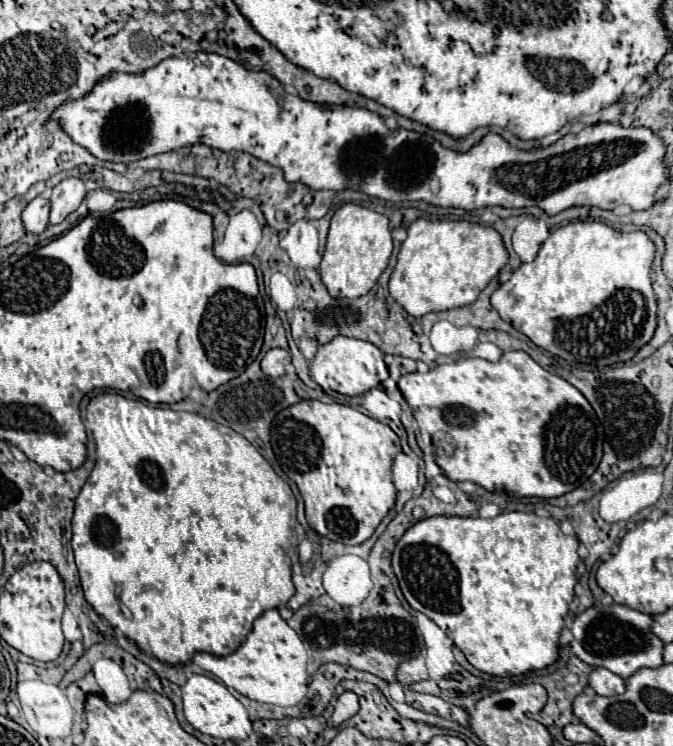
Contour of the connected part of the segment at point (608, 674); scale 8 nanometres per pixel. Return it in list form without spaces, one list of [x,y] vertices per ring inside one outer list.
[[[598,667],[590,673],[590,687],[598,693],[598,695],[616,695],[616,693],[624,693],[626,691],[626,685],[624,685],[624,679],[604,667]]]

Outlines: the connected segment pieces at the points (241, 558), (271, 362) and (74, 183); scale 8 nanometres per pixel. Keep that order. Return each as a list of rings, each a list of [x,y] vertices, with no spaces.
[[[102,393],[90,401],[86,420],[96,444],[96,467],[92,469],[92,475],[76,497],[72,519],[72,549],[76,555],[86,601],[98,611],[98,615],[106,617],[128,639],[136,641],[142,651],[152,653],[164,663],[188,663],[198,651],[208,651],[218,657],[234,653],[250,633],[252,623],[258,615],[288,603],[288,599],[296,593],[292,585],[292,562],[288,555],[288,549],[292,547],[292,523],[296,515],[296,499],[290,485],[272,469],[272,465],[256,451],[256,447],[248,439],[244,439],[240,433],[234,433],[230,427],[218,425],[216,421],[206,419],[198,413],[148,407],[136,399]]]
[[[270,349],[262,357],[262,371],[268,377],[282,377],[286,373],[286,365],[290,363],[290,353],[284,349]]]
[[[78,177],[64,179],[52,189],[52,209],[50,209],[50,225],[62,223],[72,211],[78,209],[82,199],[86,197],[86,185]]]

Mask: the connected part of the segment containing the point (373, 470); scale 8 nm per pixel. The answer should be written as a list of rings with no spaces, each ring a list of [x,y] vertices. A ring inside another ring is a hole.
[[[306,399],[290,405],[272,421],[272,449],[282,471],[298,485],[306,503],[306,519],[310,527],[332,541],[358,545],[372,537],[378,523],[396,503],[396,487],[392,483],[392,461],[402,451],[398,435],[384,423],[340,403],[322,403]]]

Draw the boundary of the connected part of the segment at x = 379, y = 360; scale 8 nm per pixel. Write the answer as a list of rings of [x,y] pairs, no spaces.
[[[340,335],[318,349],[310,365],[310,375],[327,393],[362,395],[368,389],[378,387],[382,381],[388,379],[388,367],[384,363],[384,353],[376,345]]]

